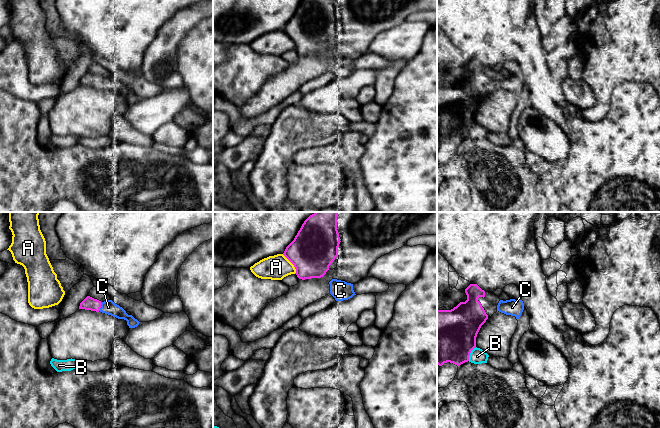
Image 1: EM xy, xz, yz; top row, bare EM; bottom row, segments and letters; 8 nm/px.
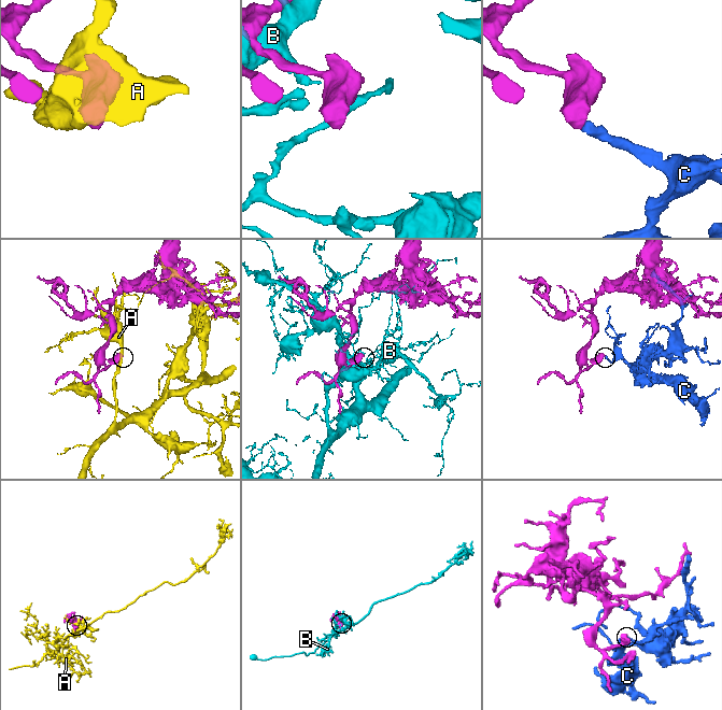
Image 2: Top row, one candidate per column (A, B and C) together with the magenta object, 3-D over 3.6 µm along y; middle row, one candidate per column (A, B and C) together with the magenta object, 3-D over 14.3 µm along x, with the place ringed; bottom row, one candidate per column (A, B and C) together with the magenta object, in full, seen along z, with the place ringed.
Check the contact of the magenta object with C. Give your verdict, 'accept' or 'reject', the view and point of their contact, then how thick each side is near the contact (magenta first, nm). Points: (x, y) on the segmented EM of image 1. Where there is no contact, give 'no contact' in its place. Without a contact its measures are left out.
accept; meets magenta in xy at (100, 306); 110 nm thick on the magenta side, 110 nm on the other

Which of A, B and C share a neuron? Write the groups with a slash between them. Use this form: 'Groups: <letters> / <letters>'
Groups: A / B / C

